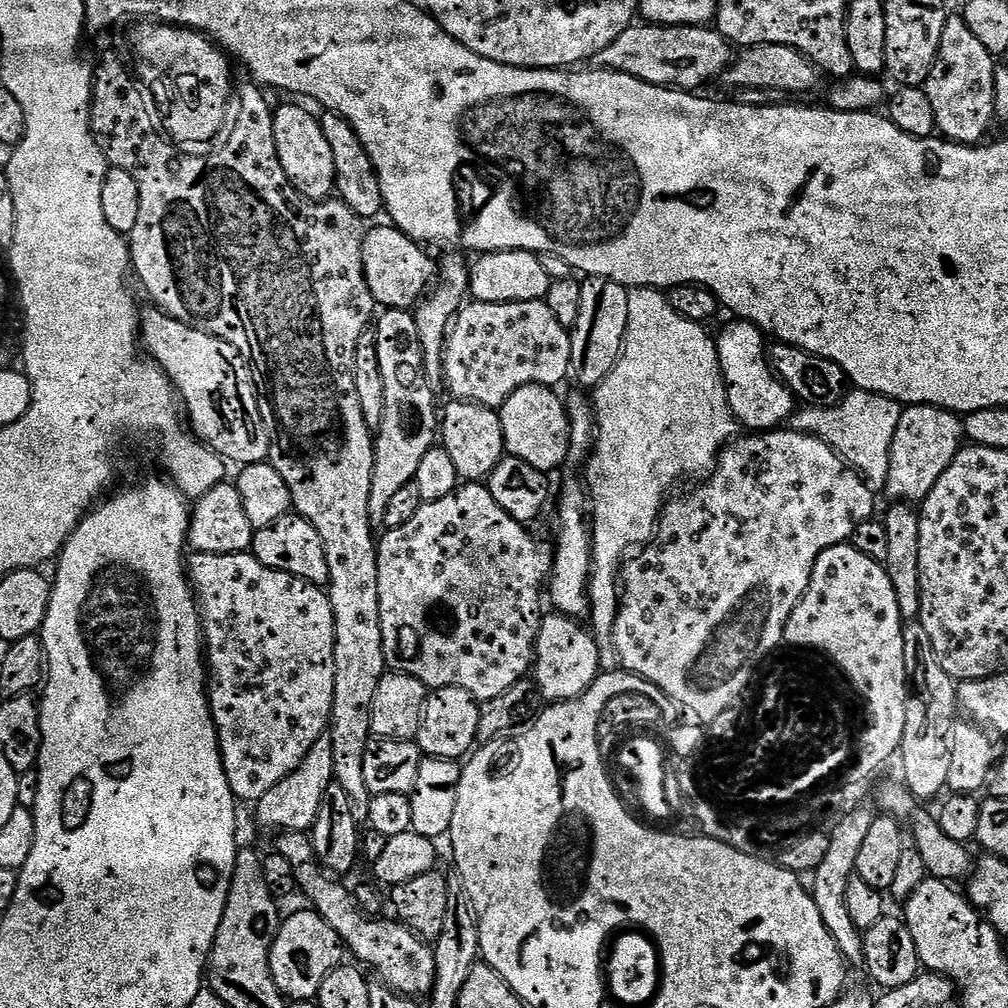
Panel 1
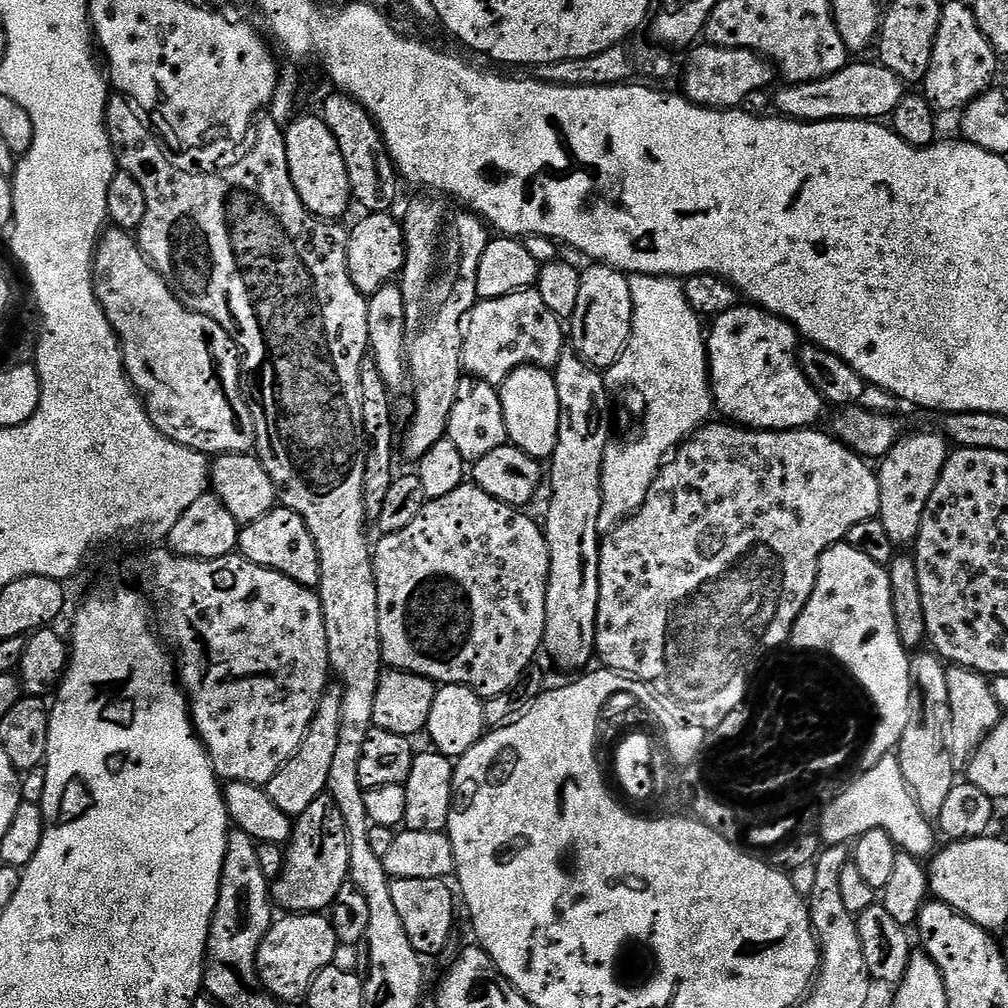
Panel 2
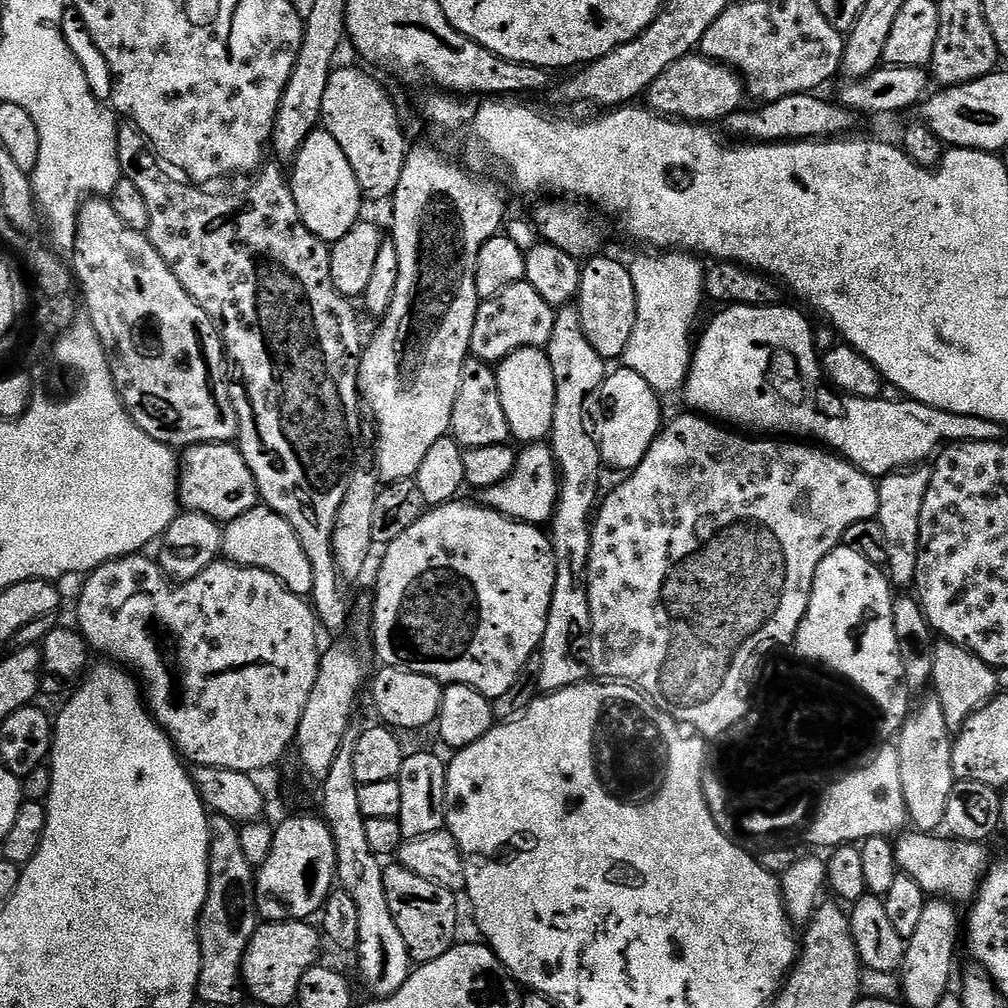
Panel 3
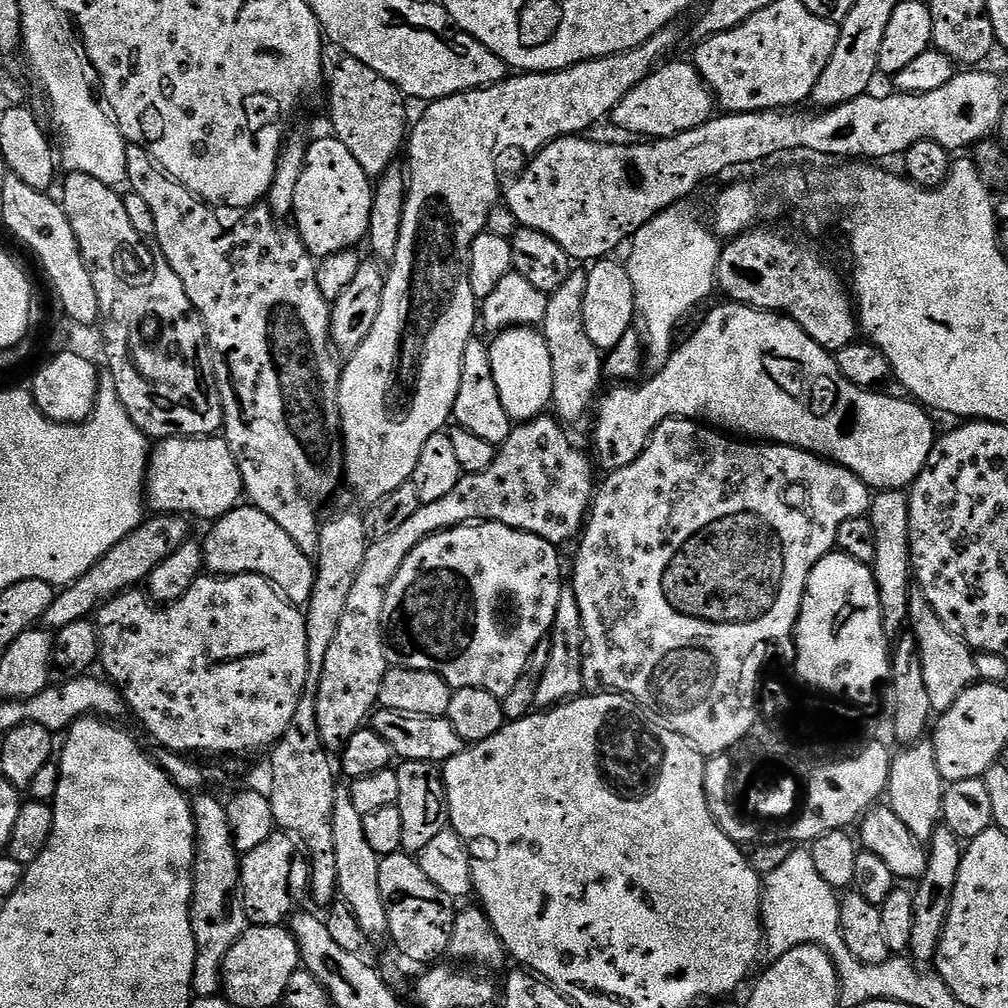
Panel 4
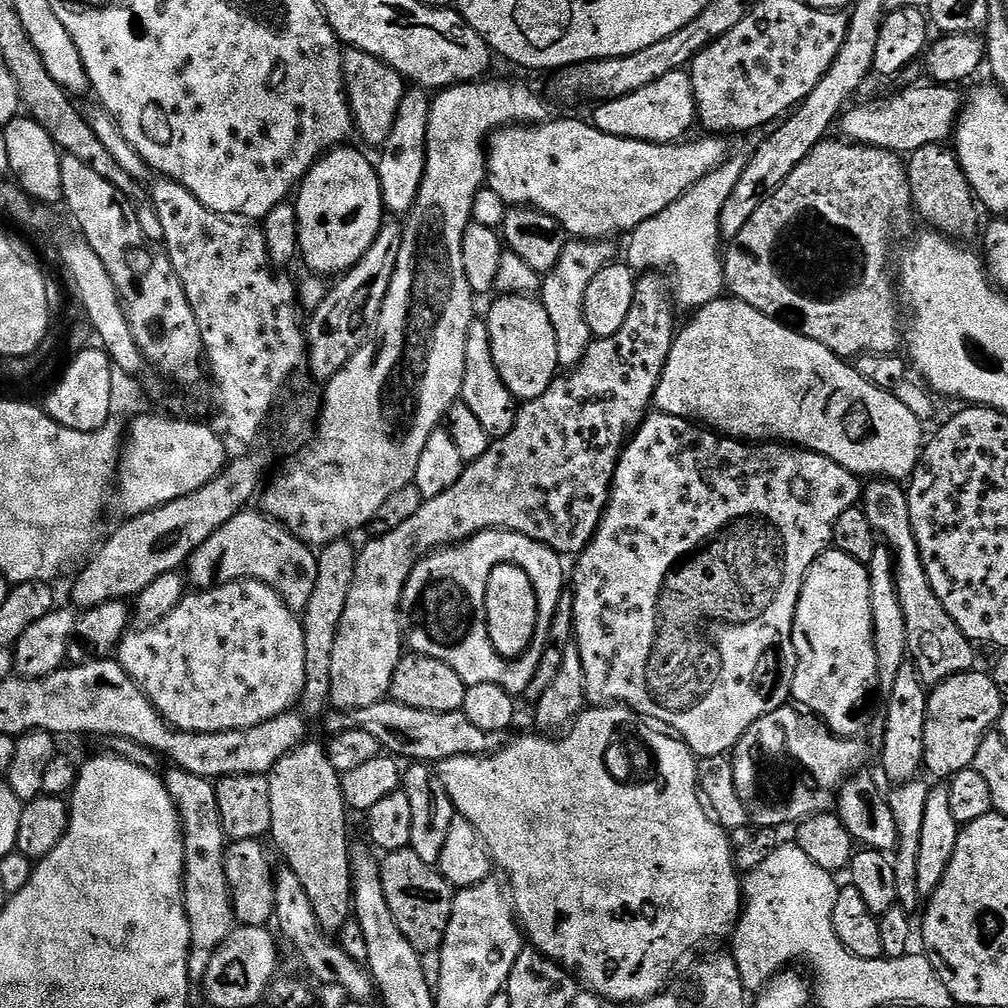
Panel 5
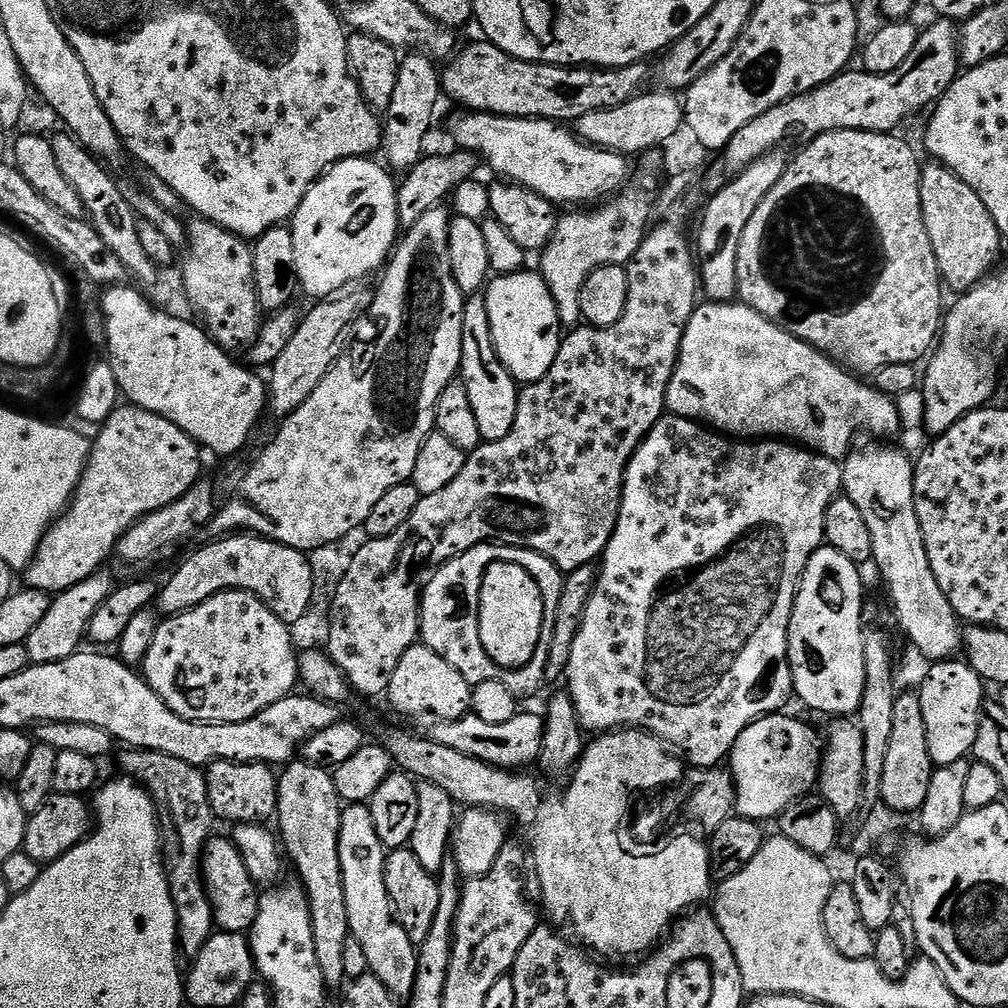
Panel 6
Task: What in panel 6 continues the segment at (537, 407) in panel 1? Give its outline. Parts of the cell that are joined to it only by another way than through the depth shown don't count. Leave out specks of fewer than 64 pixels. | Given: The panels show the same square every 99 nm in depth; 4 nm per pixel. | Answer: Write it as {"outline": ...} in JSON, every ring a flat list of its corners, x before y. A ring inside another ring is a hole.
{"outline":[[528,271,493,275,483,293,486,314,490,314,490,334,494,338,496,353,520,386,538,382,546,370,554,366,562,339,562,325,554,298,539,271]]}

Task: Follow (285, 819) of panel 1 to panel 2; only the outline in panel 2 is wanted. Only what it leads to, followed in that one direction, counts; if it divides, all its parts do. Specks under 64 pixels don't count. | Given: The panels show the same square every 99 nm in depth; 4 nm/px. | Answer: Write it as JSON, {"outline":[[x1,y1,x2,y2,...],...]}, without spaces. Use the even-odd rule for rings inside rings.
{"outline":[[329,687,320,699,318,710,306,730,306,738,302,738,302,746,278,770,274,778,266,785,266,791,274,801,274,806,287,816,298,817,310,810,310,802,314,802,328,791,330,782,330,766,334,763,334,754,338,747,338,726,342,722,342,692,339,687]]}

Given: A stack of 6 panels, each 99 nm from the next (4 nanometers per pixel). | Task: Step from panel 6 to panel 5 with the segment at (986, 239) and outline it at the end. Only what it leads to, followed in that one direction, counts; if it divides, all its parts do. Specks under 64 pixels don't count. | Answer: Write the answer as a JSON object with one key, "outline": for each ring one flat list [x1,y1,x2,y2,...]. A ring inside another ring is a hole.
{"outline":[[944,144,922,146,917,152,907,157,908,184,912,190,915,211,926,220,933,229,944,233,950,238,964,238,981,231,981,205,972,191,970,182,958,162,955,151]]}

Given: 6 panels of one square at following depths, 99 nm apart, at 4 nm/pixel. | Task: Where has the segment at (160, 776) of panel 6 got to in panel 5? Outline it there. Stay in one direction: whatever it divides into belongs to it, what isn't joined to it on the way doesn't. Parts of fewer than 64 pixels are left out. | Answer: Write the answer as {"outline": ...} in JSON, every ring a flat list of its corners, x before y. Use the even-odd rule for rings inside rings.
{"outline":[[175,766,163,773,164,785,168,787,170,798,180,815,180,827,184,830,184,905,186,906,186,918,190,922,190,954,188,955,188,979,192,982,203,981,206,969,210,967,210,958,226,942,226,938,237,927,234,906,232,905,232,891,226,882,226,858,224,850,226,837,222,818,218,810,218,798,216,797,216,785,213,781,202,778,198,774,183,772]]}

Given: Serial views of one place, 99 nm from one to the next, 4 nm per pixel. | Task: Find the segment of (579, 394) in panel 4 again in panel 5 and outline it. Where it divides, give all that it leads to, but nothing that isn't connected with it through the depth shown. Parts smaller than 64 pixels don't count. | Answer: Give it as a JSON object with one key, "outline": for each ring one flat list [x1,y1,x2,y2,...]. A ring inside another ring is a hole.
{"outline":[[569,239,562,250,562,258,558,258,558,266,554,266,554,270,543,277,538,299,550,314,550,324,554,326,554,336,558,338,558,362,561,369,575,368,592,345,594,337,584,317,586,290,590,282,594,282,594,277,617,259,615,250,608,244,611,243,604,240]]}

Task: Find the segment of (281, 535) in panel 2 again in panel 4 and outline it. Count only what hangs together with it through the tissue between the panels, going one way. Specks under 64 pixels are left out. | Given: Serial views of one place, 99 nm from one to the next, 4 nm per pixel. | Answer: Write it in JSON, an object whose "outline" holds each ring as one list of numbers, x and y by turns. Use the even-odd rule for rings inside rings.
{"outline":[[237,506,209,528,212,529,208,537,202,540,202,547,204,567,211,575,264,576,284,593,291,604,308,605,316,581,313,557,302,554,294,538,290,538,290,534,286,534,286,530,282,530,282,526,278,526,270,514,262,514,262,510,251,506]]}

